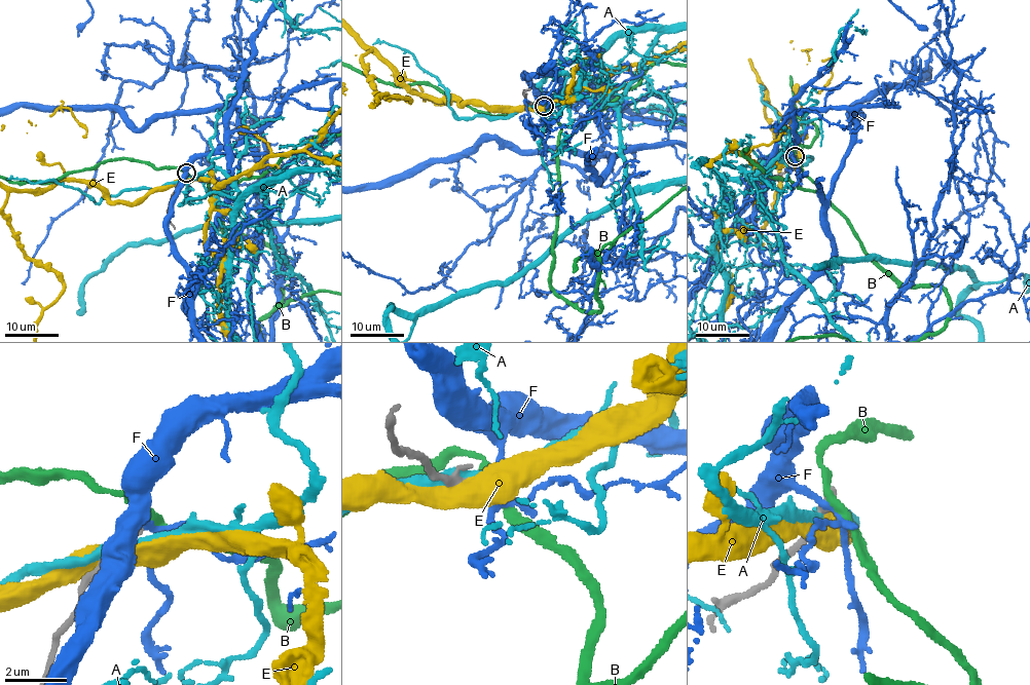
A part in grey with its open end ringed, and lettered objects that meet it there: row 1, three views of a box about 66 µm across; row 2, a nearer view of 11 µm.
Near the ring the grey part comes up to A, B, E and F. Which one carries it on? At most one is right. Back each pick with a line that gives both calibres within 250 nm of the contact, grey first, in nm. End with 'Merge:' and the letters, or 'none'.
Merge: none

